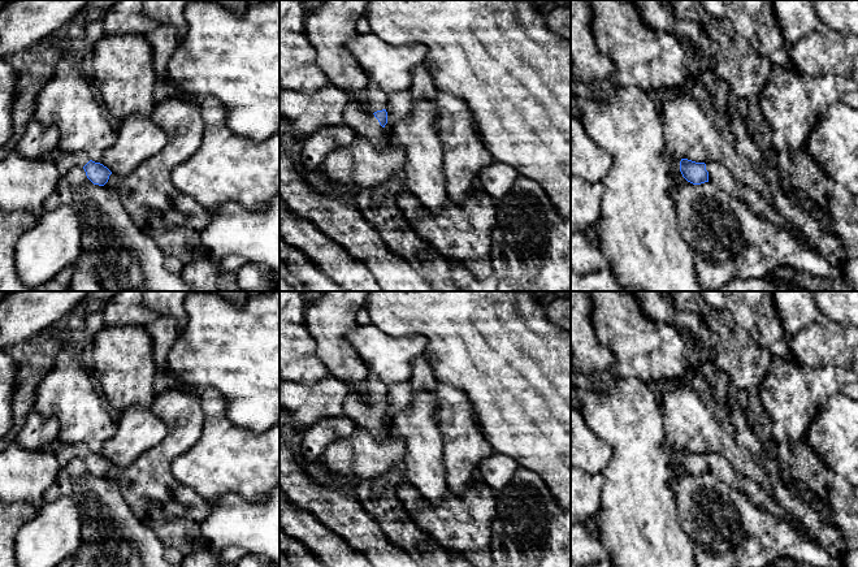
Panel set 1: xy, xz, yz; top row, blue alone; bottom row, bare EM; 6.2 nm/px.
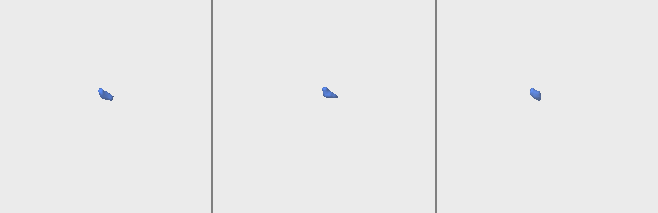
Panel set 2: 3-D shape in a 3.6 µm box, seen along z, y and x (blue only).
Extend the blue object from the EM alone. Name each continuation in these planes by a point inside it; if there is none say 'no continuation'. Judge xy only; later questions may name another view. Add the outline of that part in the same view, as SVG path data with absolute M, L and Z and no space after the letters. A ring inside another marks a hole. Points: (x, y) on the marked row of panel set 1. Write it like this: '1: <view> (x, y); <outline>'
1: xy (65, 161); M58 147L51 155L53 164L61 177L66 176L75 166L84 166L91 159L87 155L64 152Z

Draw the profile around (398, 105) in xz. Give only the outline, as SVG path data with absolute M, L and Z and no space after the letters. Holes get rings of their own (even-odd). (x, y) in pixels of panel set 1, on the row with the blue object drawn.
M404 90L404 91L389 94L387 104L385 109L387 112L387 124L384 127L384 135L394 138L393 125L398 120L403 118L411 109L410 91Z

